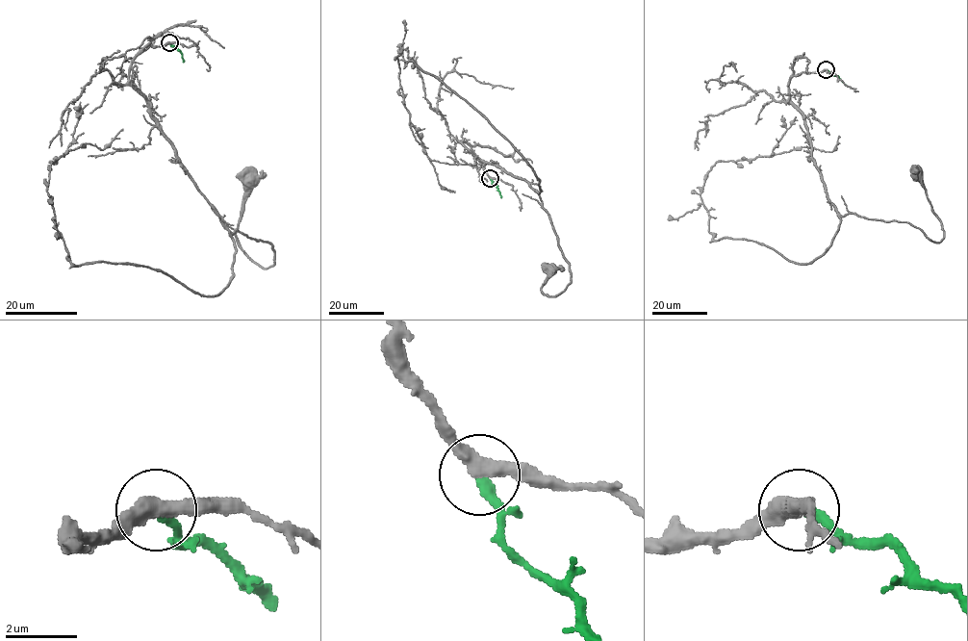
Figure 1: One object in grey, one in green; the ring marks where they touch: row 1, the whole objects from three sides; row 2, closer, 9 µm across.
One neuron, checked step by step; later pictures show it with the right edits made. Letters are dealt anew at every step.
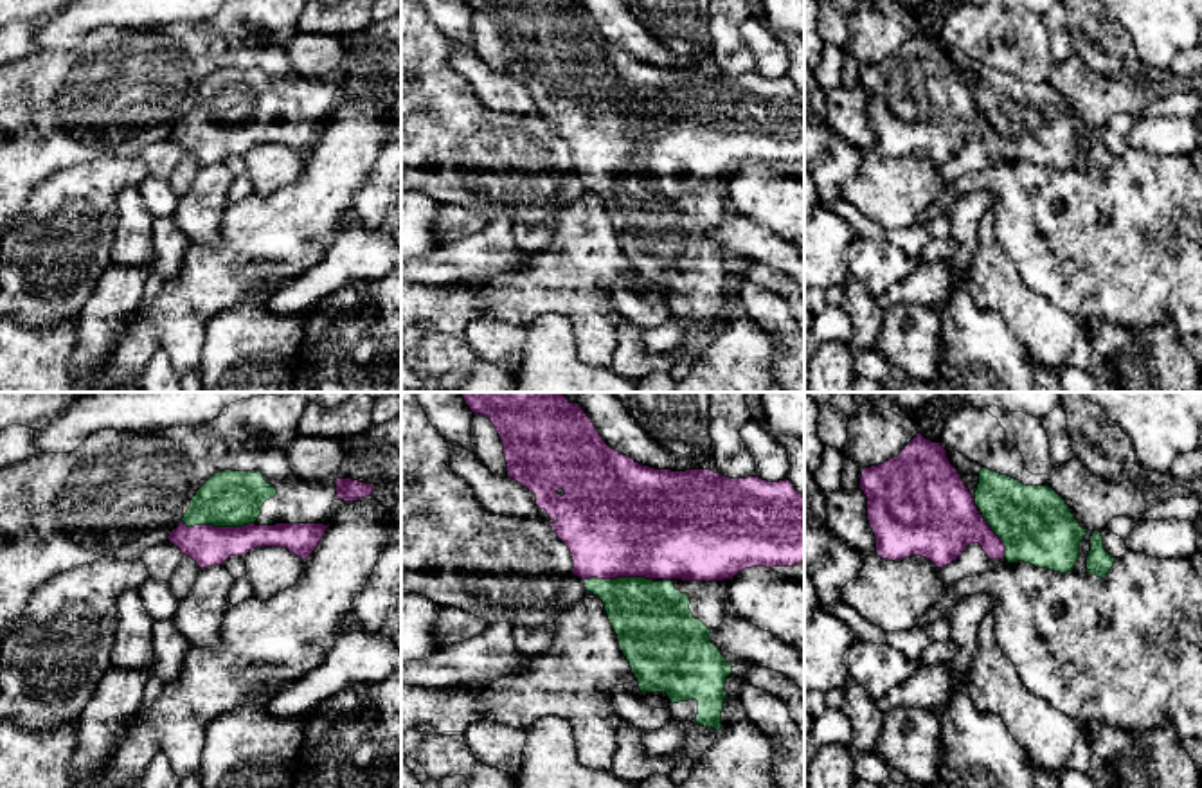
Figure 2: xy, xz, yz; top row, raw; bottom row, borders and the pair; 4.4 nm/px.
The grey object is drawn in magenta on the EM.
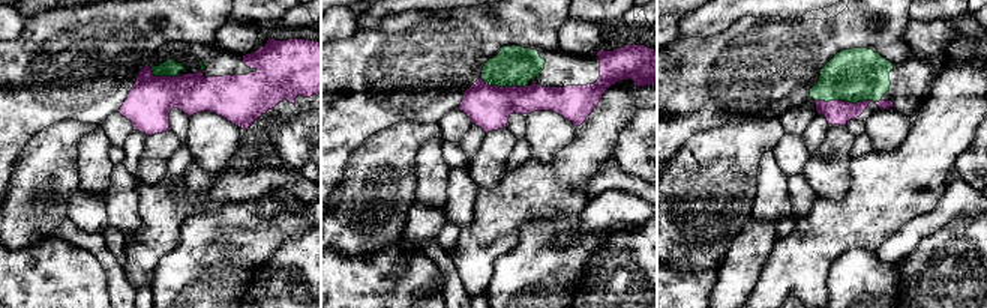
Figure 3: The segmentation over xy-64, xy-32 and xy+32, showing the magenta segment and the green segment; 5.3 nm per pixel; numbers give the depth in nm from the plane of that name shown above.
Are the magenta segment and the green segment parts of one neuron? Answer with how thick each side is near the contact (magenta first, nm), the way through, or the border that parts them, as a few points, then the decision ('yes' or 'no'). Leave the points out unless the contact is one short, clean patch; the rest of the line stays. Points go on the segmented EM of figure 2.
calibres 180 and 260 nm; yes

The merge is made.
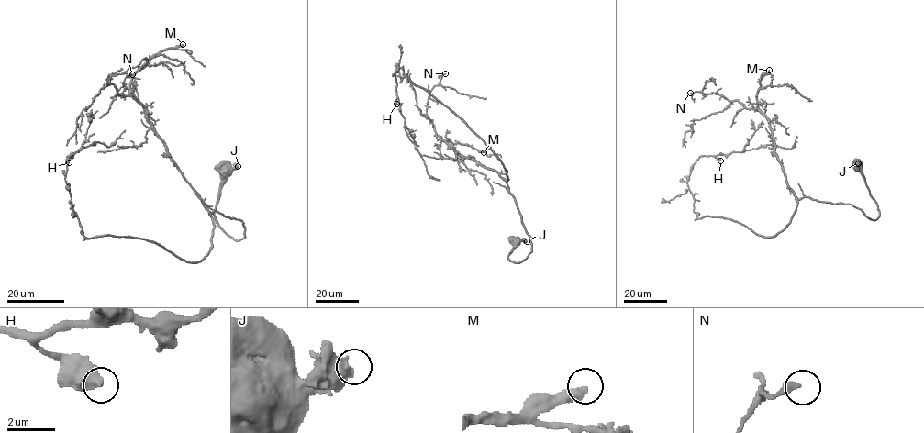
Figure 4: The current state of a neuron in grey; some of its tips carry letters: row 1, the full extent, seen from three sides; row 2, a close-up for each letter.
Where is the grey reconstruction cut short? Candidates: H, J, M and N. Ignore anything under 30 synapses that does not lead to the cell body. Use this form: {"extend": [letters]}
{"extend": ["M"]}

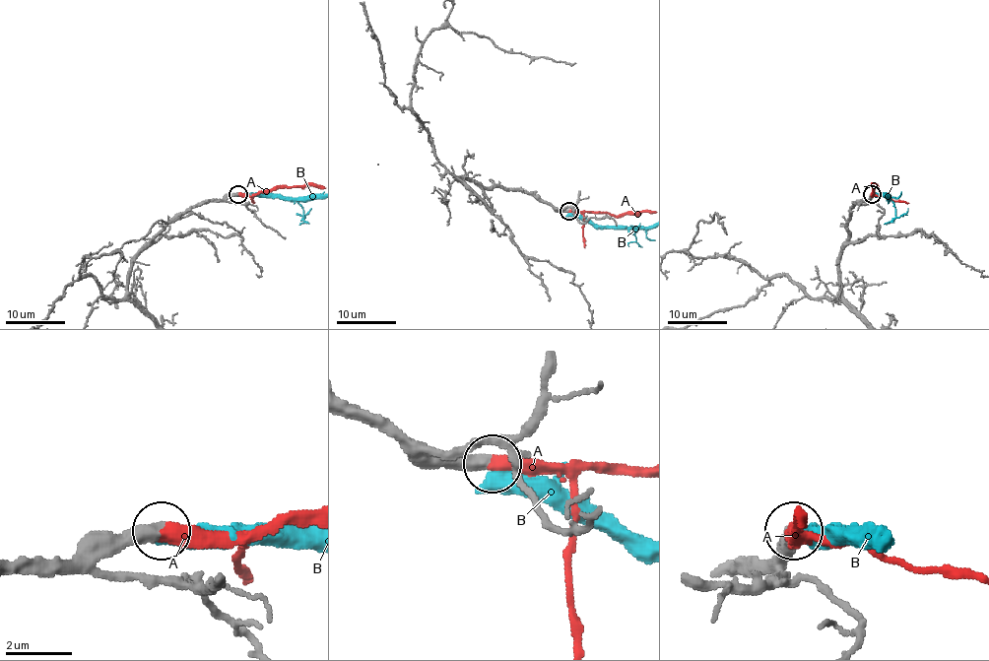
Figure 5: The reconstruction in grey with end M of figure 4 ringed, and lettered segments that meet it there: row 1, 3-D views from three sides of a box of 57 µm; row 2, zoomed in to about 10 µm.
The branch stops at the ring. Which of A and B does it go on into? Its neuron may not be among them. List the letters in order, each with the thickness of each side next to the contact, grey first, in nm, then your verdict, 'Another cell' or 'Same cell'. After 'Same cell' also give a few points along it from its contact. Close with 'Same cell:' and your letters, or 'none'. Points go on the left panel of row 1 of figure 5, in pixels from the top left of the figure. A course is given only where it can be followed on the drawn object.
A: Thickness 480 nm (grey) against 500 nm. Same cell. Its course: (238, 193), (259, 193), (285, 187), (325, 187)
B: Thickness 440 nm (grey) against 550 nm. Another cell
Same cell: A

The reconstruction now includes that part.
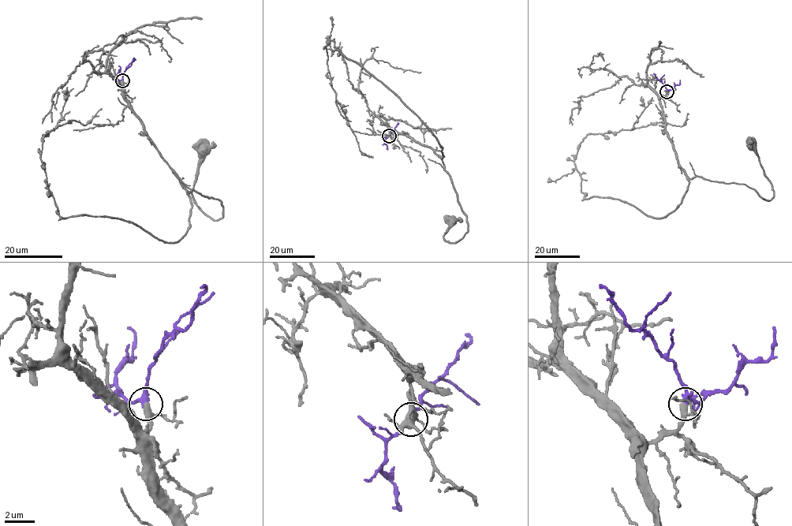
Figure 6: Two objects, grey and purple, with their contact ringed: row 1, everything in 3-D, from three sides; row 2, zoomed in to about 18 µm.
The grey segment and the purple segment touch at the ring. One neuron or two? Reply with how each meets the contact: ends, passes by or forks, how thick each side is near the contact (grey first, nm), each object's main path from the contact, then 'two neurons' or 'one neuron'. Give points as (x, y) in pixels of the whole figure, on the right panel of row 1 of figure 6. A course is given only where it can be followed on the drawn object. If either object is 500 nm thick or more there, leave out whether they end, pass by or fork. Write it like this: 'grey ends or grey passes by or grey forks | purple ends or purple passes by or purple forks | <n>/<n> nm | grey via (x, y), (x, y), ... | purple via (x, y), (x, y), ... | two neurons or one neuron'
grey passes by | purple passes by | 300/320 nm | grey via (666, 91), (659, 105), (665, 130), (678, 166), (689, 179), (744, 184), (770, 200), (772, 186), (753, 143) | purple via (666, 91), (665, 85), (653, 73) | one neuron

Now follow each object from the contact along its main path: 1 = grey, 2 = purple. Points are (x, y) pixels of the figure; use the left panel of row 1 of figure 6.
1: (122, 80), (128, 107), (175, 176), (188, 192), (221, 202), (222, 216), (214, 220), (192, 194), (202, 147)
2: (122, 80), (125, 69), (131, 65), (133, 57)

